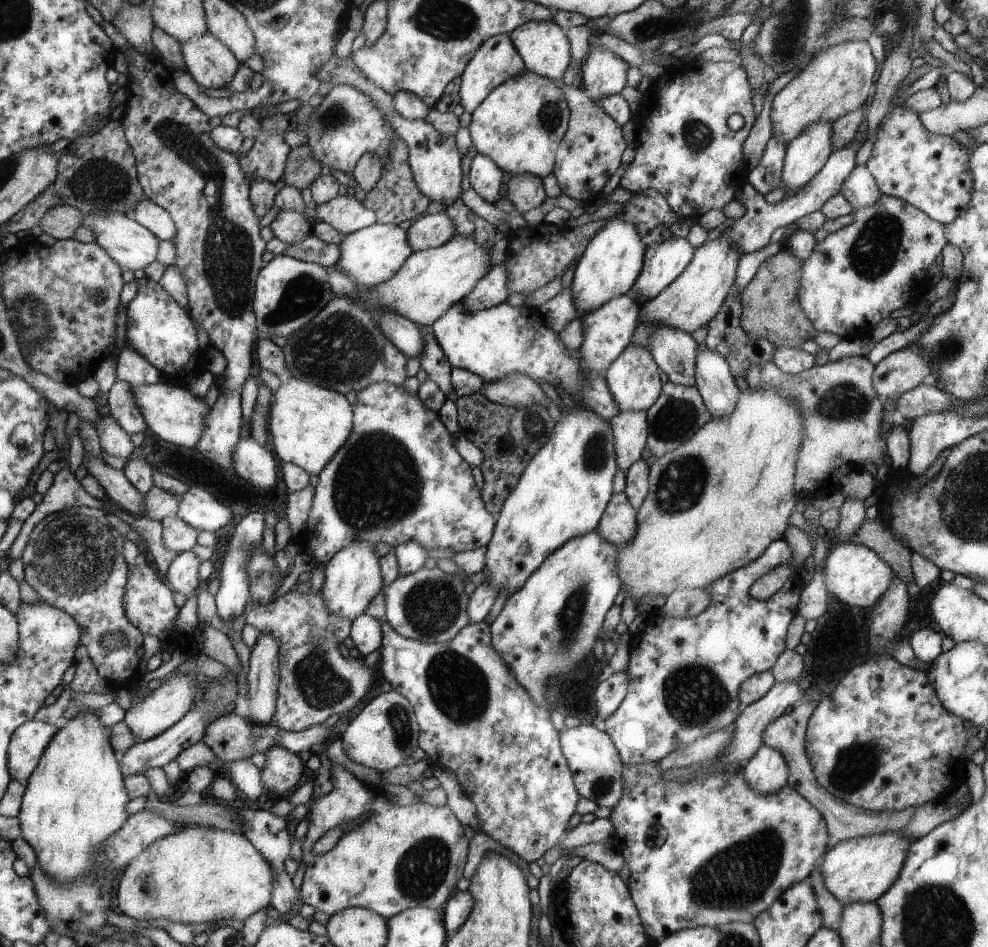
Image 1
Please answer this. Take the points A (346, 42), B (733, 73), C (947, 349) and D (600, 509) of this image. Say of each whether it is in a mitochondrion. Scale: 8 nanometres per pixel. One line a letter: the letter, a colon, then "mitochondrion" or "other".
A: other
B: other
C: mitochondrion
D: other

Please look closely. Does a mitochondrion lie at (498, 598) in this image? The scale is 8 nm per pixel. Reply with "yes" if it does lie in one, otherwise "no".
no

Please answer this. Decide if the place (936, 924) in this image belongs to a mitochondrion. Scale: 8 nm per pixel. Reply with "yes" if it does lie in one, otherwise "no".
yes

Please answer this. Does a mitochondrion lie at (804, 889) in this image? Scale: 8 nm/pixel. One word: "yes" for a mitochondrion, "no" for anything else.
no

